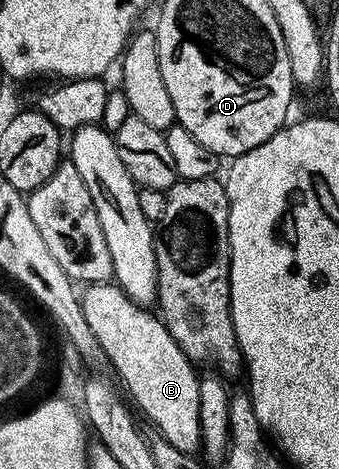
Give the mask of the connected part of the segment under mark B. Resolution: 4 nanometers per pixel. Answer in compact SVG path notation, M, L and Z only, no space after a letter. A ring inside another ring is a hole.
M89 284L80 295L83 316L91 324L91 332L99 340L108 365L113 365L115 373L121 377L127 393L133 397L132 405L145 413L145 418L154 426L156 433L166 442L184 452L193 452L201 445L199 422L200 377L198 367L189 361L189 357L175 344L171 332L156 313L146 307L135 304L116 284Z

